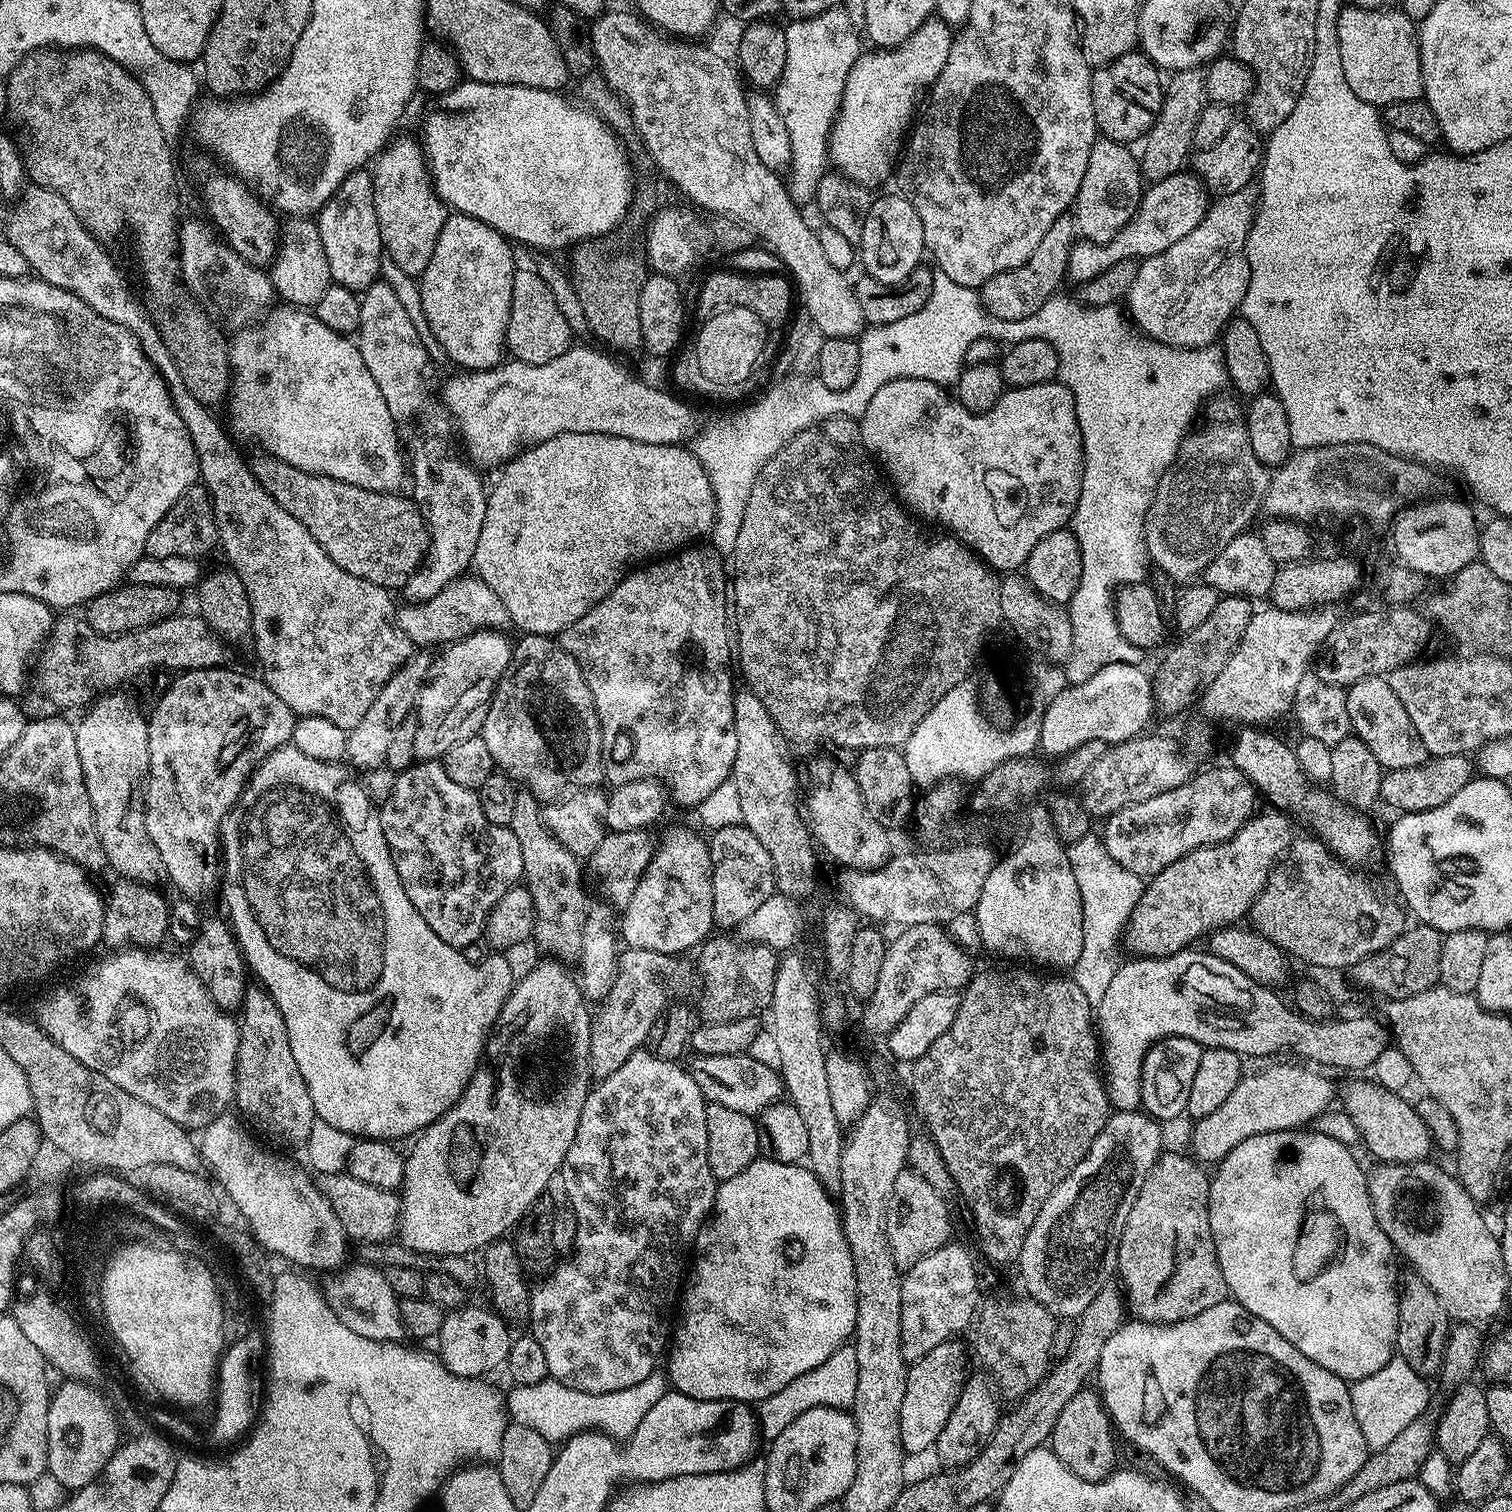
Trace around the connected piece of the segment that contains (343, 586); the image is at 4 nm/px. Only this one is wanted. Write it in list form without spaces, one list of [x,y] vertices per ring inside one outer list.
[[[28,186],[11,207],[3,235],[12,243],[14,250],[26,258],[29,269],[39,279],[82,298],[82,302],[102,314],[102,318],[110,318],[110,322],[127,328],[139,342],[144,357],[156,367],[167,384],[178,418],[182,418],[190,434],[190,442],[194,442],[200,467],[199,483],[212,497],[219,543],[222,548],[224,544],[224,552],[232,563],[229,564],[231,571],[240,575],[242,586],[246,586],[246,594],[250,598],[250,636],[256,639],[256,656],[261,664],[258,672],[264,684],[270,686],[270,690],[274,690],[274,694],[278,694],[278,698],[282,698],[282,702],[286,702],[286,706],[290,706],[297,717],[326,718],[334,722],[334,726],[345,730],[358,726],[366,710],[370,710],[374,698],[378,698],[378,690],[390,682],[401,666],[413,659],[412,639],[396,625],[398,604],[392,601],[393,593],[342,570],[342,566],[338,566],[338,562],[334,562],[334,558],[322,550],[310,530],[306,530],[306,526],[302,526],[294,514],[282,510],[282,506],[270,498],[258,478],[254,478],[249,461],[244,461],[239,450],[232,446],[233,439],[226,433],[225,427],[222,424],[220,426],[208,413],[209,405],[196,400],[194,394],[186,390],[182,376],[178,374],[178,366],[174,366],[172,355],[166,350],[156,325],[146,315],[141,303],[137,299],[132,300],[111,258],[104,253],[105,247],[86,231],[74,210],[70,210],[66,198],[51,188]]]

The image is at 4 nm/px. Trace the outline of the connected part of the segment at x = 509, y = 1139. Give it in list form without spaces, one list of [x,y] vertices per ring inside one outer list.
[[[544,962],[548,964],[536,964],[524,977],[515,981],[512,992],[506,998],[502,1006],[499,1018],[484,1045],[482,1063],[476,1073],[470,1078],[464,1093],[458,1098],[458,1102],[446,1114],[425,1128],[415,1137],[416,1145],[412,1153],[407,1153],[404,1161],[404,1182],[398,1189],[400,1200],[400,1216],[398,1219],[398,1240],[410,1250],[420,1252],[424,1256],[468,1256],[472,1252],[481,1250],[493,1244],[494,1241],[507,1237],[520,1223],[520,1219],[532,1209],[533,1202],[539,1196],[545,1195],[548,1183],[552,1175],[560,1168],[560,1163],[568,1156],[572,1144],[577,1143],[576,1131],[578,1130],[578,1118],[582,1114],[582,1106],[586,1102],[590,1091],[590,1077],[588,1066],[588,1036],[591,1032],[590,1008],[584,999],[583,991],[570,973],[566,972],[561,963]]]

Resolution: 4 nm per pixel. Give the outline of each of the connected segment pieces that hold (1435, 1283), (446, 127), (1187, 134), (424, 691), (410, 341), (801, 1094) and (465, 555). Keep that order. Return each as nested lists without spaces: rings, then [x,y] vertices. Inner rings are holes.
[[[1425,1158],[1415,1162],[1392,1162],[1384,1166],[1377,1176],[1373,1175],[1370,1180],[1370,1187],[1372,1189],[1372,1205],[1376,1211],[1378,1218],[1378,1226],[1382,1226],[1382,1230],[1386,1234],[1386,1238],[1390,1238],[1392,1247],[1396,1249],[1401,1257],[1408,1259],[1408,1264],[1413,1268],[1415,1275],[1419,1279],[1424,1280],[1431,1290],[1437,1294],[1438,1299],[1445,1307],[1446,1314],[1451,1317],[1453,1321],[1458,1320],[1472,1320],[1468,1322],[1480,1322],[1476,1320],[1488,1320],[1491,1316],[1496,1316],[1504,1308],[1504,1295],[1508,1292],[1508,1280],[1510,1280],[1510,1273],[1504,1268],[1502,1262],[1502,1250],[1500,1249],[1500,1241],[1497,1233],[1488,1229],[1488,1224],[1484,1221],[1484,1216],[1480,1213],[1481,1205],[1474,1199],[1474,1197],[1460,1185],[1459,1179],[1451,1171],[1448,1172],[1444,1168],[1439,1168],[1436,1164],[1431,1164],[1431,1159]],[[1411,1196],[1416,1196],[1416,1201],[1413,1204],[1403,1204],[1403,1200],[1408,1200]]]
[[[477,80],[461,82],[449,92],[443,93],[444,108],[429,111],[424,124],[422,147],[430,161],[432,183],[436,192],[449,209],[457,213],[478,218],[478,222],[486,222],[486,226],[497,228],[509,241],[517,245],[525,244],[528,248],[564,248],[575,246],[582,240],[595,240],[597,236],[607,236],[615,232],[624,222],[628,214],[630,199],[633,197],[632,180],[628,174],[628,164],[620,150],[618,138],[595,112],[587,107],[575,108],[568,100],[560,97],[559,91],[547,92],[541,88],[527,88],[517,84],[483,84]]]
[[[1186,68],[1171,73],[1172,81],[1167,81],[1164,90],[1162,110],[1156,116],[1156,121],[1151,130],[1144,135],[1142,147],[1139,149],[1140,174],[1145,181],[1155,182],[1162,178],[1170,178],[1181,171],[1184,164],[1189,163],[1194,152],[1192,139],[1194,126],[1198,122],[1198,114],[1206,103],[1204,91],[1205,73],[1200,68]],[[1189,155],[1189,156],[1188,156]]]
[[[485,630],[449,644],[436,661],[428,664],[428,678],[421,683],[414,715],[416,729],[412,754],[417,761],[440,760],[457,742],[479,736],[496,683],[512,657],[513,645],[499,633]]]
[[[372,284],[359,297],[361,318],[358,343],[362,362],[374,377],[392,417],[404,422],[428,404],[428,352],[406,305],[388,284]]]
[[[785,955],[783,959],[776,965],[776,977],[774,978],[774,994],[772,995],[772,1002],[770,1005],[770,1013],[772,1012],[772,1024],[770,1024],[770,1031],[774,1034],[774,1039],[778,1041],[780,1057],[782,1057],[782,1066],[778,1069],[783,1087],[786,1089],[787,1099],[798,1110],[798,1114],[802,1114],[802,1122],[806,1122],[806,1146],[808,1147],[808,1155],[806,1157],[807,1167],[812,1169],[812,1173],[818,1178],[820,1185],[829,1192],[829,1194],[839,1194],[842,1190],[842,1150],[844,1149],[844,1141],[846,1139],[845,1133],[842,1131],[842,1126],[834,1118],[834,1108],[830,1106],[830,1090],[826,1086],[826,1047],[824,1048],[824,1036],[820,1033],[822,1029],[822,1017],[820,1014],[820,1007],[818,1001],[818,992],[812,986],[811,980],[808,978],[808,972],[804,969],[804,960],[800,956]]]
[[[430,425],[428,432],[432,436],[416,436],[406,444],[410,484],[412,480],[410,496],[420,505],[420,513],[424,515],[428,530],[428,555],[422,567],[404,583],[402,589],[403,599],[410,604],[421,604],[434,598],[434,594],[461,579],[467,573],[464,571],[473,567],[478,534],[482,534],[488,505],[488,492],[486,484],[484,488],[480,481],[481,473],[471,463],[452,457],[447,438],[436,436],[440,432],[438,425]]]

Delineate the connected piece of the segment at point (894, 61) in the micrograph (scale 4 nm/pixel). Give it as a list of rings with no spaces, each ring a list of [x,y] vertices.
[[[929,18],[897,48],[865,51],[856,64],[848,70],[840,109],[832,126],[827,147],[831,167],[839,175],[847,177],[855,184],[863,184],[869,190],[876,190],[887,176],[889,179],[893,175],[902,152],[902,145],[906,140],[906,133],[914,120],[912,111],[916,108],[916,95],[919,92],[927,93],[935,84],[938,74],[942,74],[942,66],[946,66],[946,58],[950,58],[953,39],[953,29],[945,20]]]

